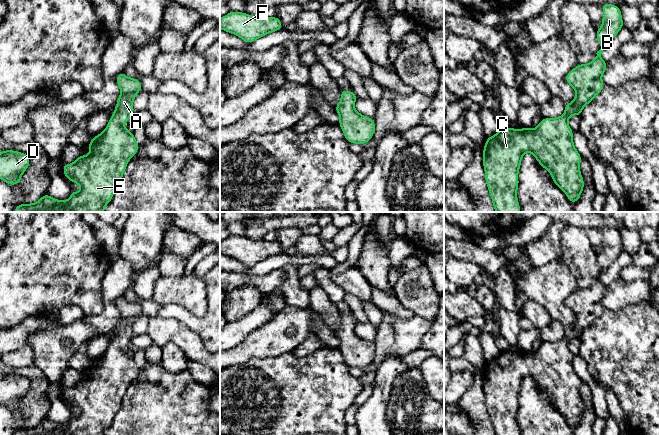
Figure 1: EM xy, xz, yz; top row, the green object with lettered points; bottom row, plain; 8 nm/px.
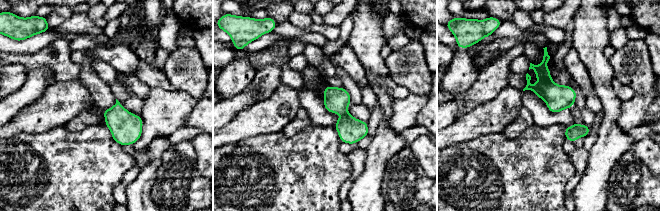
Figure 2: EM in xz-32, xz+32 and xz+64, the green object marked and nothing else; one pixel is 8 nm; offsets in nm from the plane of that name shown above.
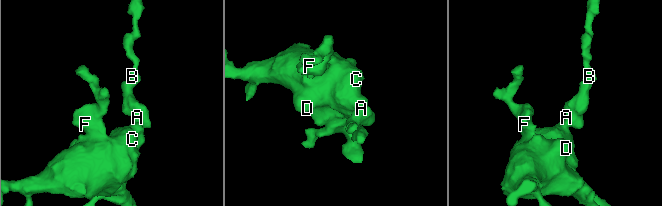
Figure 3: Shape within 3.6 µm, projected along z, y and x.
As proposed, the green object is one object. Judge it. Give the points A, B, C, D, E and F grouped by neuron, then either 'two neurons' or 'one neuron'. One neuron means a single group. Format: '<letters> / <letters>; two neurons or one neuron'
A B C D E F; one neuron

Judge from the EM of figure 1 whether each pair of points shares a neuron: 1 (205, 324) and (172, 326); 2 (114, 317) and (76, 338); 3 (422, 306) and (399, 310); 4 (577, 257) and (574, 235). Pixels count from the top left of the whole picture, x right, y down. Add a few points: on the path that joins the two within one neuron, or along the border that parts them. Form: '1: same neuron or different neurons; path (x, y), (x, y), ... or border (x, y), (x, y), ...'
1: different neurons; border (164, 317), (172, 317), (181, 321), (203, 341)
2: different neurons; border (83, 318), (94, 328), (97, 335)
3: different neurons; border (393, 295), (404, 307), (414, 314)
4: same neuron; path (577, 252), (574, 240)

